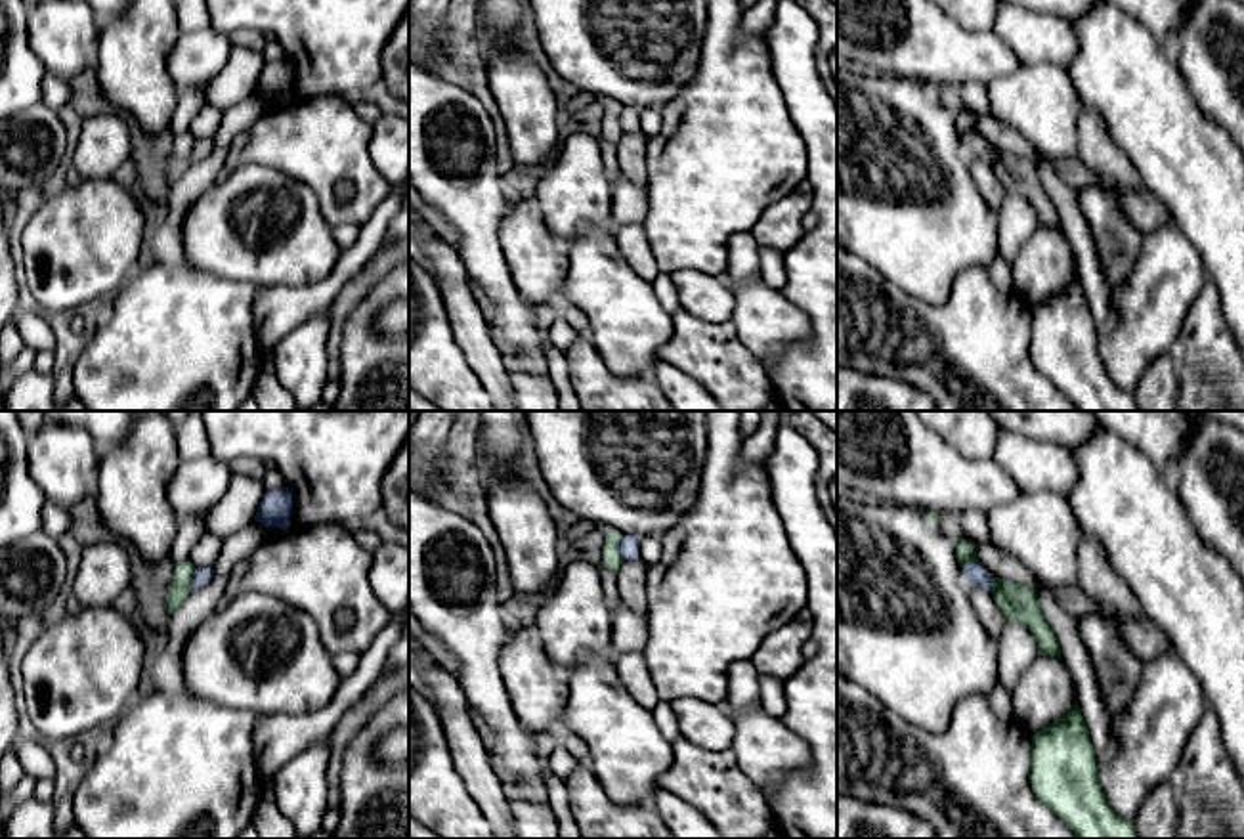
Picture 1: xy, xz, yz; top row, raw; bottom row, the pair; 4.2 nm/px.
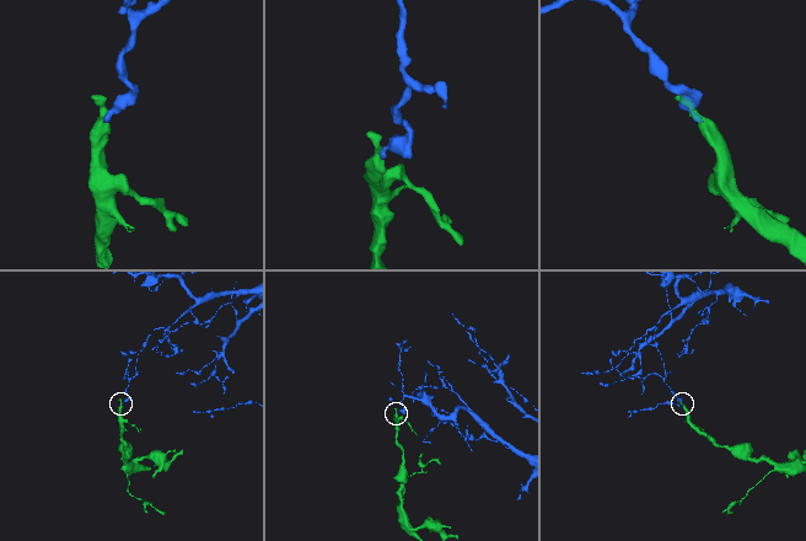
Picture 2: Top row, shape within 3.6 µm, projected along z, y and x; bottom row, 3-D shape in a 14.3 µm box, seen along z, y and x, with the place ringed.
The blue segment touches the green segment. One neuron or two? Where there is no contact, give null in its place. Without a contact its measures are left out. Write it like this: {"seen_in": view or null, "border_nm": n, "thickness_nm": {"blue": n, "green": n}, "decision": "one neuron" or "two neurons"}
{"seen_in": "xz", "border_nm": 110, "thickness_nm": {"blue": 80, "green": 90}, "decision": "two neurons"}

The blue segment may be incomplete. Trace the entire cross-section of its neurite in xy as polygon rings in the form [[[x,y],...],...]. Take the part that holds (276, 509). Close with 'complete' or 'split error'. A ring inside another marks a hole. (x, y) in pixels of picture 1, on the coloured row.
[[[289,487],[266,491],[258,512],[254,516],[256,522],[266,527],[289,527],[292,518],[292,495]]] | complete

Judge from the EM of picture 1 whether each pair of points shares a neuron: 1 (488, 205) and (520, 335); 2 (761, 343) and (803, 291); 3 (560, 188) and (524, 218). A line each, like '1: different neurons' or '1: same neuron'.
1: same neuron
2: different neurons
3: different neurons

